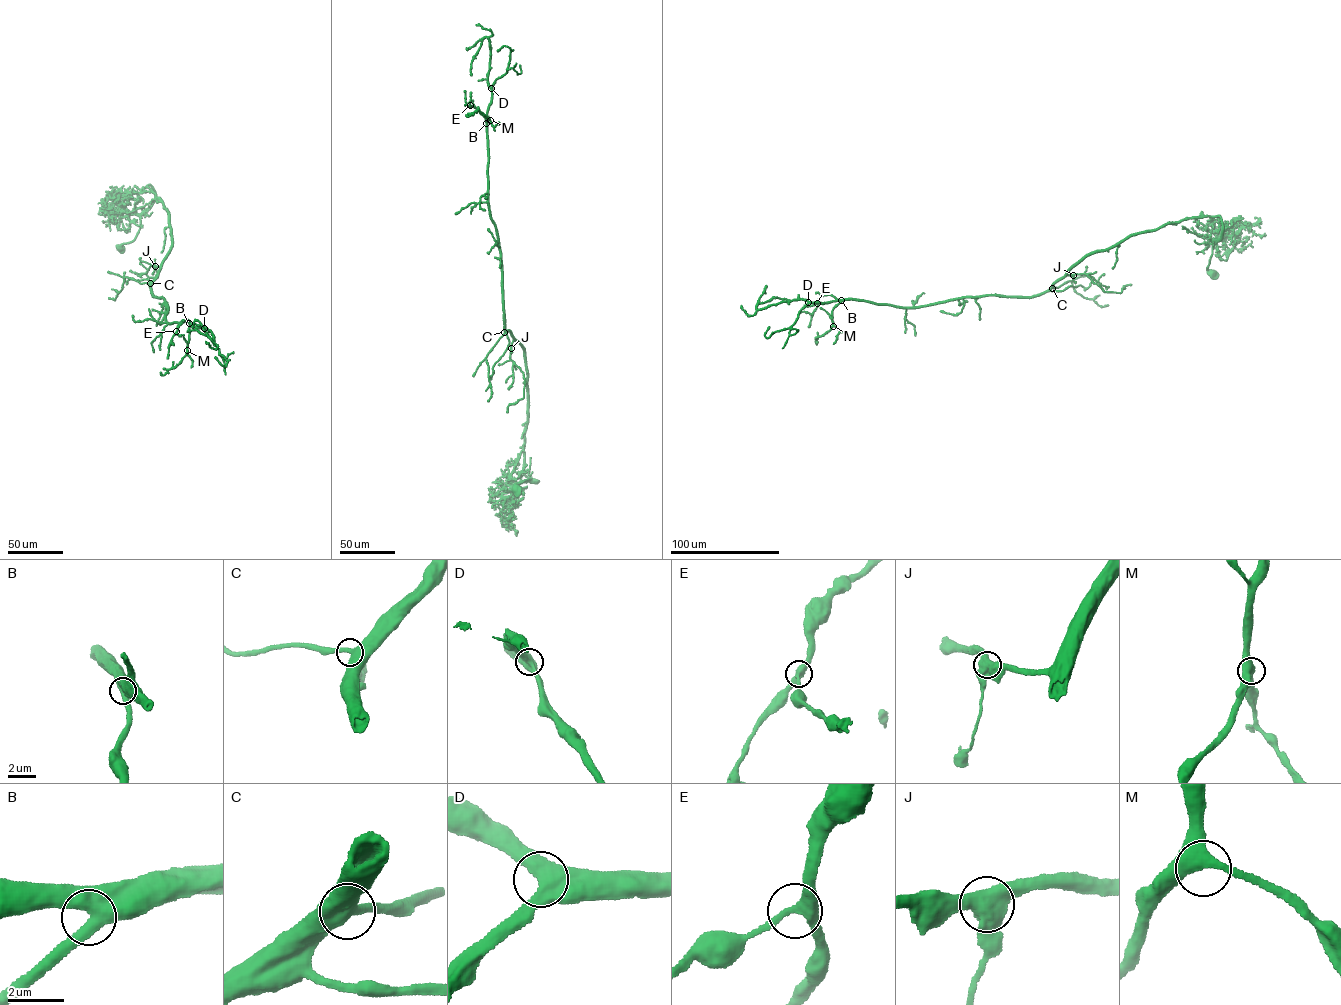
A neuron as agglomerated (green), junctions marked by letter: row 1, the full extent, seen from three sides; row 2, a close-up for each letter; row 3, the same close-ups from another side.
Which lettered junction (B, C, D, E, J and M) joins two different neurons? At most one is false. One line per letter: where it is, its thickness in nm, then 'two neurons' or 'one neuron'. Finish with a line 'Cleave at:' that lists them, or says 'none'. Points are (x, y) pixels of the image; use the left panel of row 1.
B: place (189, 323); calibre 480 nm; one neuron
C: place (150, 283); calibre 480 nm; one neuron
D: place (204, 328); calibre 500 nm; one neuron
E: place (176, 331); calibre 360 nm; one neuron
J: place (155, 266); calibre 600 nm; one neuron
M: place (187, 350); calibre 420 nm; one neuron
Cleave at: none

